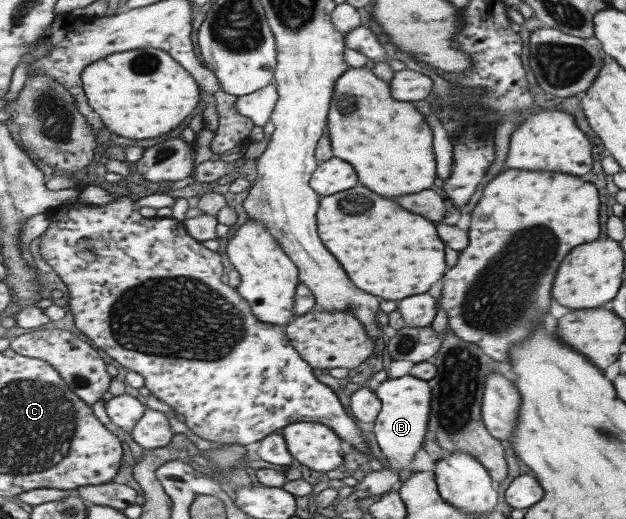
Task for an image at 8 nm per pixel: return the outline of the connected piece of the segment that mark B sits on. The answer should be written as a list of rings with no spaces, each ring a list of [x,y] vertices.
[[[410,374],[401,378],[386,379],[375,389],[376,395],[382,400],[382,409],[374,422],[374,434],[378,446],[388,459],[388,467],[379,471],[368,471],[365,479],[359,480],[359,488],[367,490],[370,496],[384,495],[395,489],[399,490],[399,472],[407,468],[417,452],[423,448],[427,433],[430,433],[430,418],[432,417],[432,402],[434,394],[429,382],[415,378]]]

